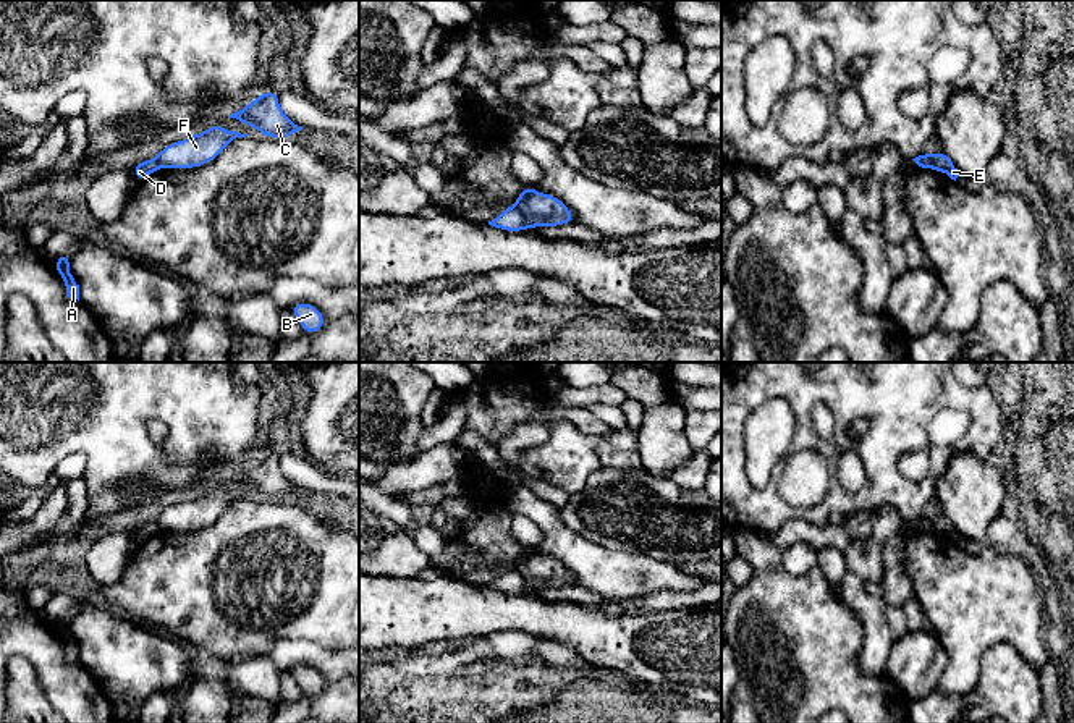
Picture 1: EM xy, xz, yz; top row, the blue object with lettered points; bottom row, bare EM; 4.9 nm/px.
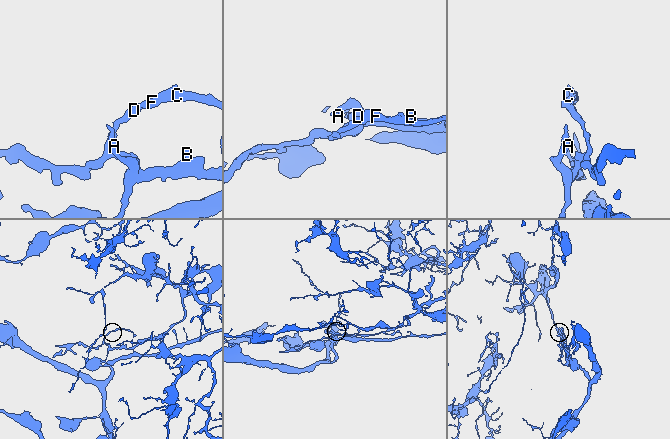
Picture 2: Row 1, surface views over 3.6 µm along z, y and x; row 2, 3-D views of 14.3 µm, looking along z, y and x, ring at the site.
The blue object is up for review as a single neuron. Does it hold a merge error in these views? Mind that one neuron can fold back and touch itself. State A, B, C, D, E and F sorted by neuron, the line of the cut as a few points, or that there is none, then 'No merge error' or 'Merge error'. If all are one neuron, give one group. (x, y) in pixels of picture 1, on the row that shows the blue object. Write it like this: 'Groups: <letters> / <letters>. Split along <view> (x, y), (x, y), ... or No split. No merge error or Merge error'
Groups: A C F / B D E. Split along xz (515, 204), (529, 227). Merge error

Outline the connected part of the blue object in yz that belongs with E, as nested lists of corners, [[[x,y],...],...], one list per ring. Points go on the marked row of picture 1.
[[[943,150],[937,154],[930,168],[935,171],[946,173],[954,181],[961,175],[961,171],[956,168],[956,165],[949,160],[949,157]]]

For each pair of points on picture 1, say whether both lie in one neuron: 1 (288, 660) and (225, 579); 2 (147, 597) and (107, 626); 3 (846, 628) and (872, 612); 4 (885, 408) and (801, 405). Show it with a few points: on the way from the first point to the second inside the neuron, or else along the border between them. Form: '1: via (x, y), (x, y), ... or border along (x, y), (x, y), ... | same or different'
1: border along (312, 641), (280, 639), (262, 655) | different
2: border along (122, 617), (160, 631) | different
3: border along (841, 596), (864, 628), (859, 659) | different
4: via (864, 395), (822, 395) | same

